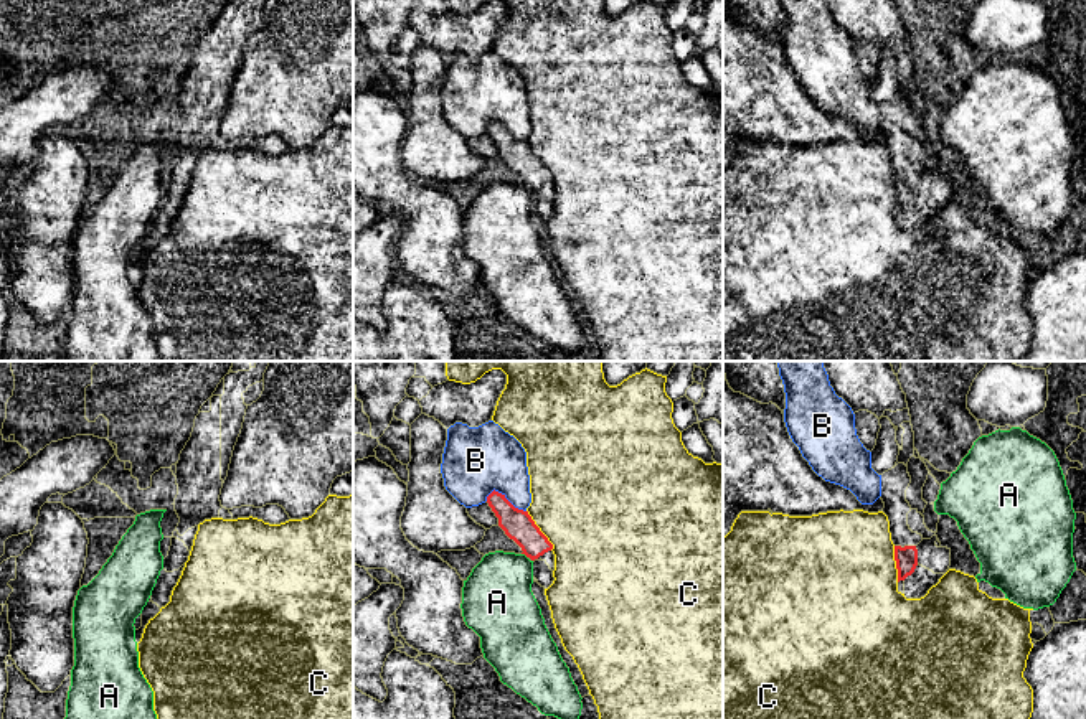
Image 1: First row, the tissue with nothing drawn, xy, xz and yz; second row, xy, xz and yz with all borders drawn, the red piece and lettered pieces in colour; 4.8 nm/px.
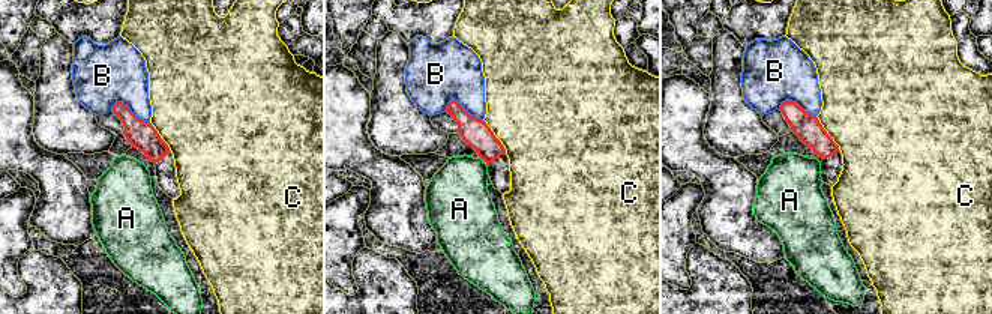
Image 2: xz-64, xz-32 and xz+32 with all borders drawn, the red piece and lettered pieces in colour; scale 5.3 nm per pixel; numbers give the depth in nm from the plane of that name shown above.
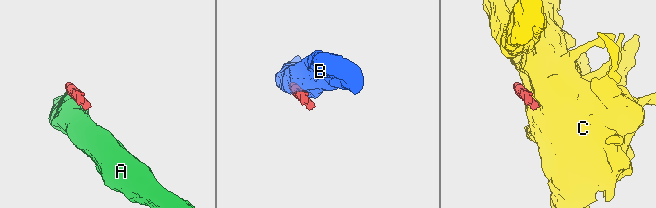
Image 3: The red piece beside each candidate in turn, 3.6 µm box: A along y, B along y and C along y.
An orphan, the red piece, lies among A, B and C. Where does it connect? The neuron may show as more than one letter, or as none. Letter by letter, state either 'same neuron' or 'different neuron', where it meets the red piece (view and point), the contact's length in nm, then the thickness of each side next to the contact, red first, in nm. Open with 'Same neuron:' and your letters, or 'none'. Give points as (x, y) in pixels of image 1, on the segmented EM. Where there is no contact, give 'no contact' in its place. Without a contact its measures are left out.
Same neuron: none
A: different neuron | xz (525, 554) | 40 nm | 140/340 nm
B: different neuron | xz (504, 497) | 220 nm | 140/320 nm
C: different neuron | xz (538, 530) | 240 nm | 140/480 nm

